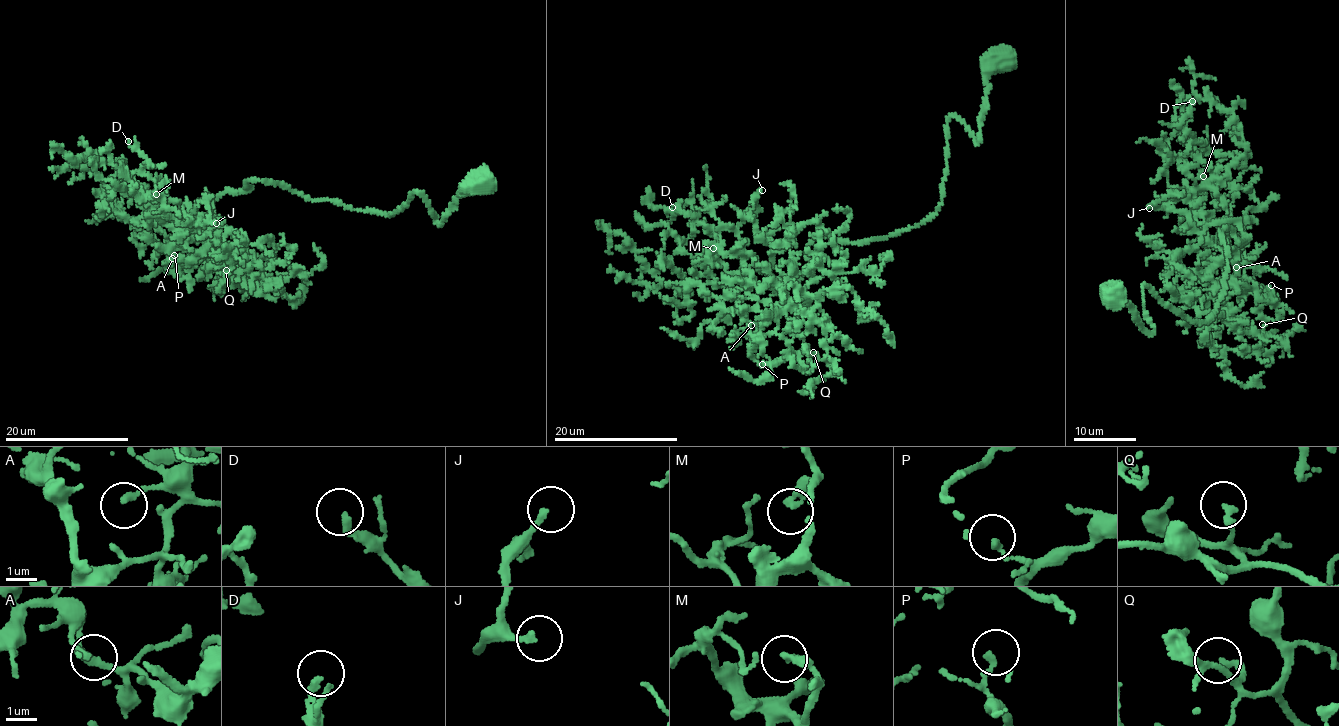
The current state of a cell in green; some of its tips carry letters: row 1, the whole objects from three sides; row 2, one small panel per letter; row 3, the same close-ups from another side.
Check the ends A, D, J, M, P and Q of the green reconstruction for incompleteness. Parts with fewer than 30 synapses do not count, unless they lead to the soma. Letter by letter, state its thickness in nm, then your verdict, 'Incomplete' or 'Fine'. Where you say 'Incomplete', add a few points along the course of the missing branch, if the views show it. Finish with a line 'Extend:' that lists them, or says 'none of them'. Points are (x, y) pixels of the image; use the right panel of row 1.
A: Thickness 190 nm. Fine
D: Thickness 200 nm. Fine
J: Thickness 200 nm. Incomplete
M: Thickness 280 nm. Fine
P: Thickness 190 nm. Fine
Q: Thickness 240 nm. Fine
Extend: J

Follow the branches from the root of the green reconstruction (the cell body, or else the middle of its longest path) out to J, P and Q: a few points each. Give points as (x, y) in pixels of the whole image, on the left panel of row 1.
J: (478, 185), (440, 223), (416, 191), (390, 214), (254, 179), (206, 190), (214, 220), (199, 224), (216, 223)
P: (478, 185), (440, 223), (416, 191), (390, 214), (254, 179), (211, 202), (212, 260), (174, 255)
Q: (478, 185), (440, 223), (416, 191), (390, 214), (249, 181), (211, 202), (241, 283), (226, 270)

